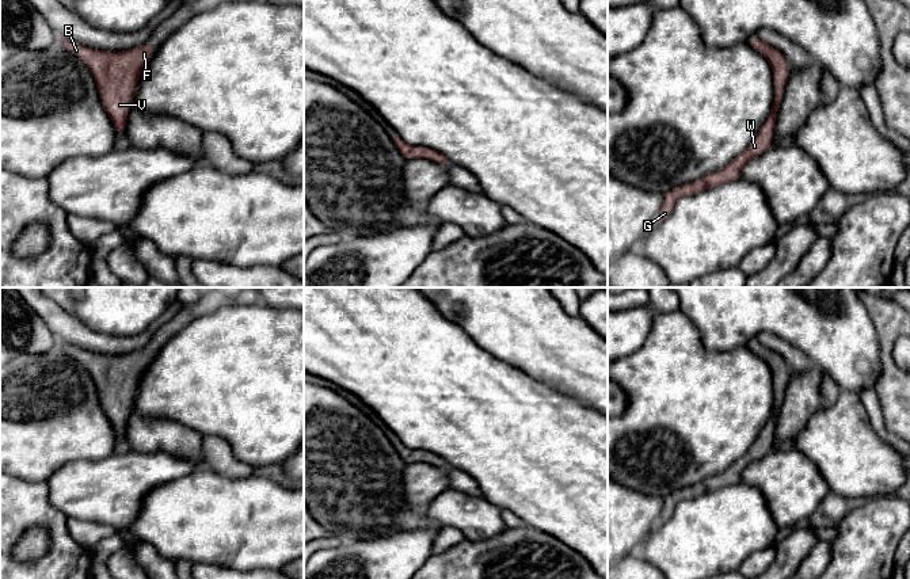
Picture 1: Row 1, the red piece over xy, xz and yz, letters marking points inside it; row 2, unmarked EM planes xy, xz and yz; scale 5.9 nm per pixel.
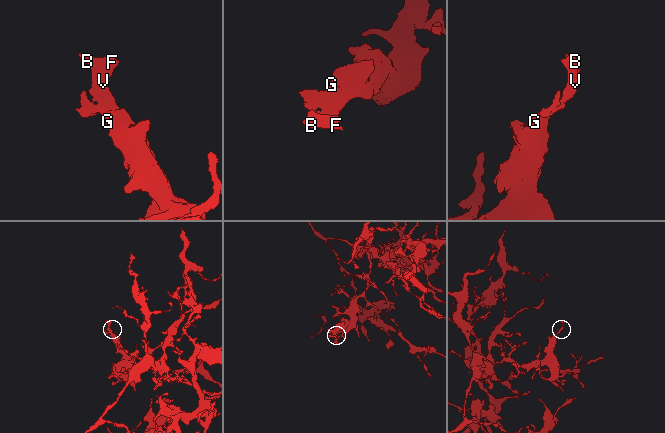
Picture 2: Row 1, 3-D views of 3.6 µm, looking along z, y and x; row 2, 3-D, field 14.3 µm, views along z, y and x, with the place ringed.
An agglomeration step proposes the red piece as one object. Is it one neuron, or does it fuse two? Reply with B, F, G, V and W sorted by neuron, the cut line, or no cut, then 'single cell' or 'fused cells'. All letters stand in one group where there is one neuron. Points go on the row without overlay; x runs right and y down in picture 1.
groups B F G V W; cut none; single cell

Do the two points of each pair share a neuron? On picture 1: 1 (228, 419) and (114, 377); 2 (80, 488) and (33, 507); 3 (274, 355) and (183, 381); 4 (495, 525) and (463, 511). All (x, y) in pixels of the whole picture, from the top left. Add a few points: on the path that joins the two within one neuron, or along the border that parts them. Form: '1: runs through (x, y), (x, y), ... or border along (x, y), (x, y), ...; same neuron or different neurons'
1: border along (153, 358), (140, 378), (139, 392), (132, 407); different neurons
2: border along (45, 482), (48, 501), (68, 517); different neurons
3: runs through (251, 373), (225, 373), (206, 377); same neuron
4: runs through (487, 522), (471, 514); same neuron

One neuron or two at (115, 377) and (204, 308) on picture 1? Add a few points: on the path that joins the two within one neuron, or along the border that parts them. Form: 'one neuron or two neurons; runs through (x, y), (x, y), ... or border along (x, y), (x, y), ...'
one neuron; runs through (137, 361), (182, 317)

